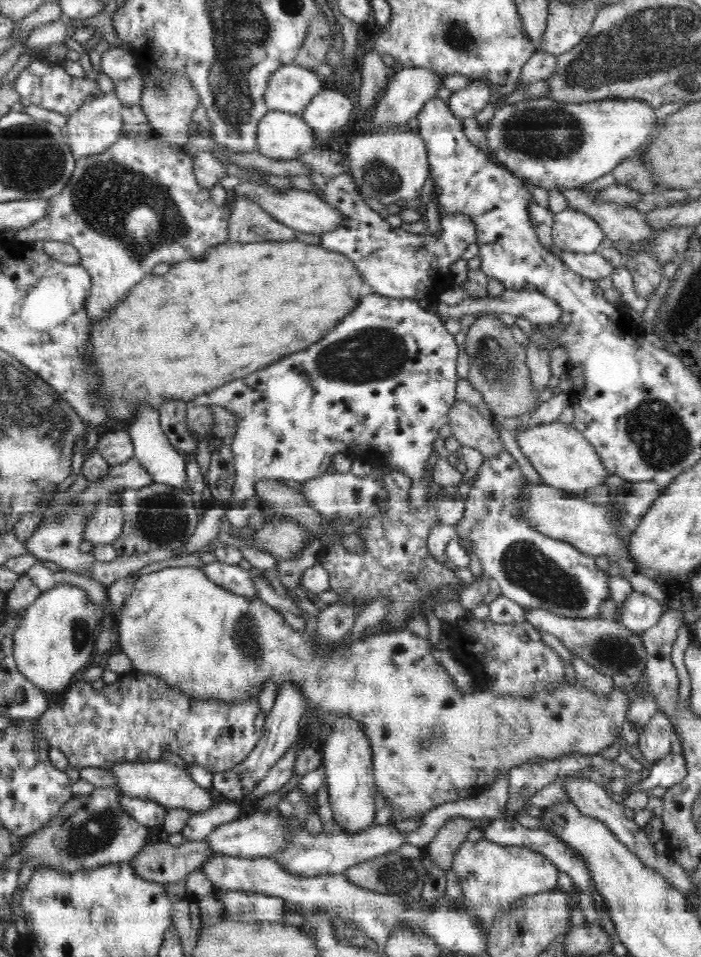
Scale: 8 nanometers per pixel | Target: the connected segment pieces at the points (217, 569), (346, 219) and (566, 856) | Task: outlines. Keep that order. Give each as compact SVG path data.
M218 561L205 564L200 569L214 584L222 586L233 594L252 599L252 601L260 600L250 571L238 565L228 565Z
M309 150L299 161L309 168L309 176L320 191L324 202L333 206L342 217L341 225L321 234L321 245L326 250L342 253L352 260L362 275L367 290L388 298L410 298L436 301L446 288L456 284L452 266L462 259L464 250L476 243L476 225L462 213L442 215L441 231L434 234L413 234L401 227L392 227L385 218L364 201L346 163L346 156L330 150Z
M500 818L500 820L493 820L489 822L486 828L486 840L500 844L502 846L516 846L528 847L534 851L542 853L546 858L549 858L557 867L560 872L566 872L580 891L590 893L589 889L592 877L588 871L586 861L580 857L578 851L574 851L570 845L564 843L562 839L558 838L554 833L546 829L538 828L525 828L522 824L518 823L515 818Z

